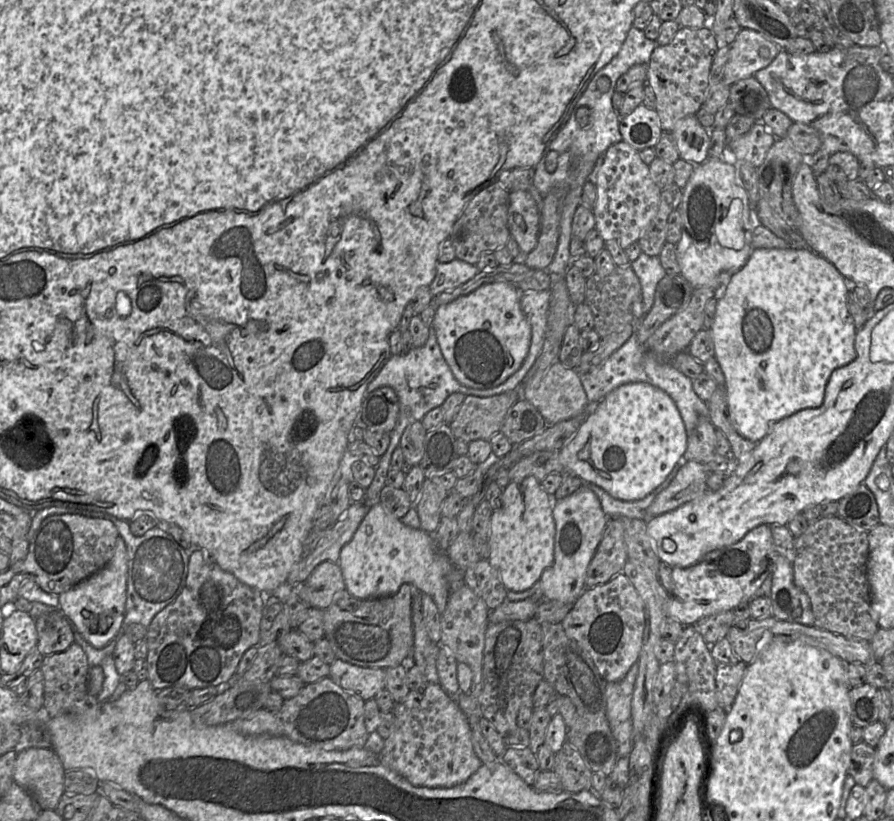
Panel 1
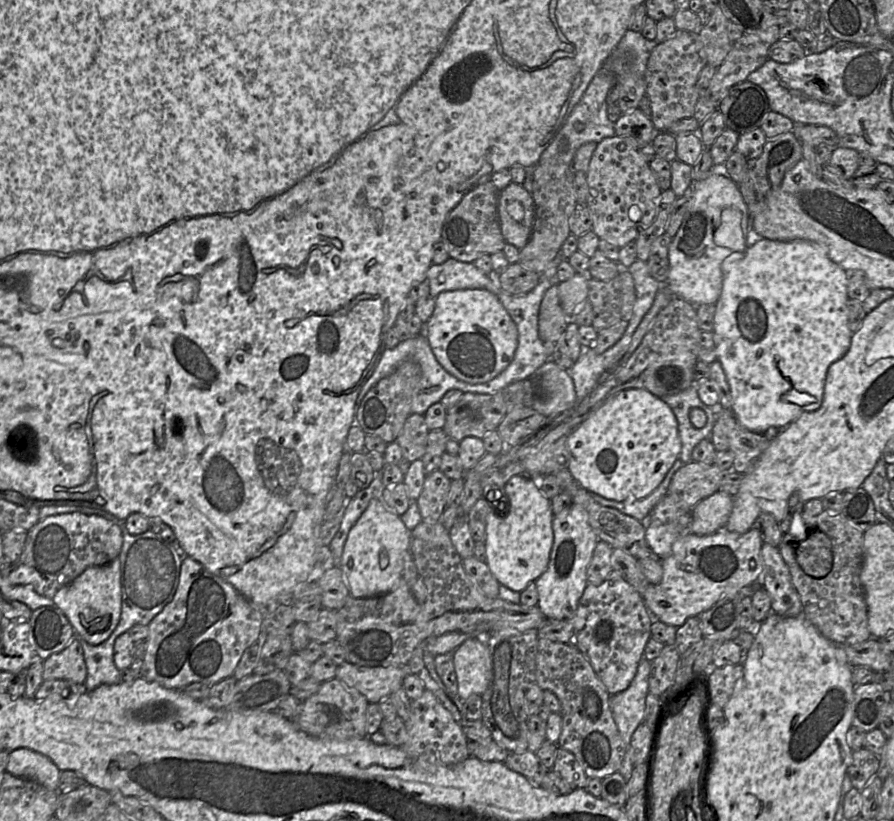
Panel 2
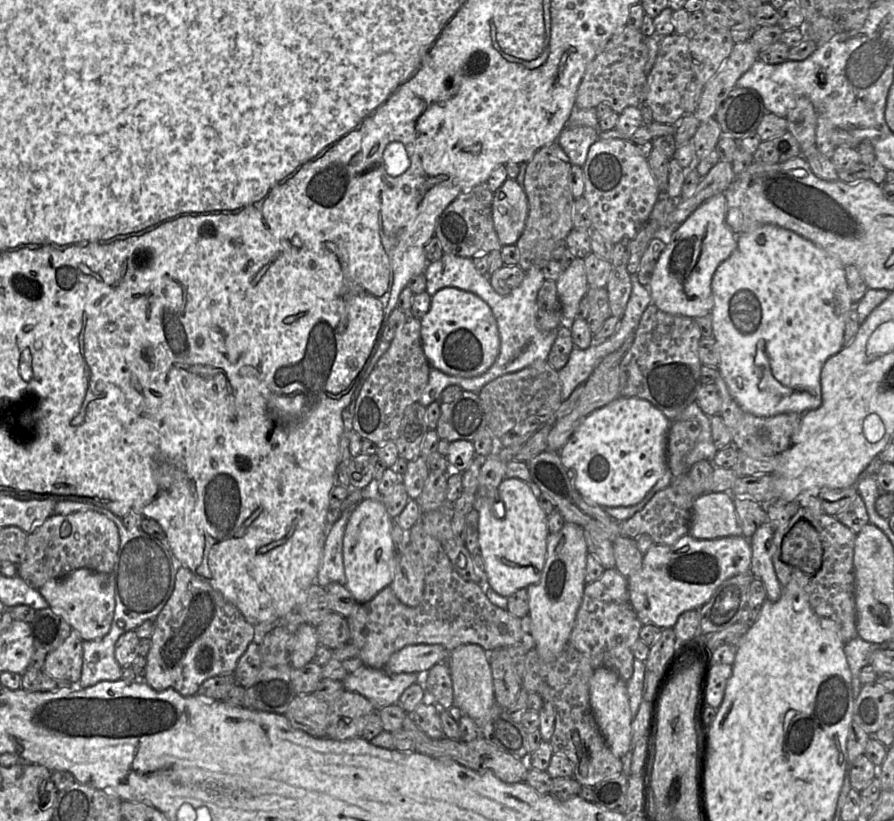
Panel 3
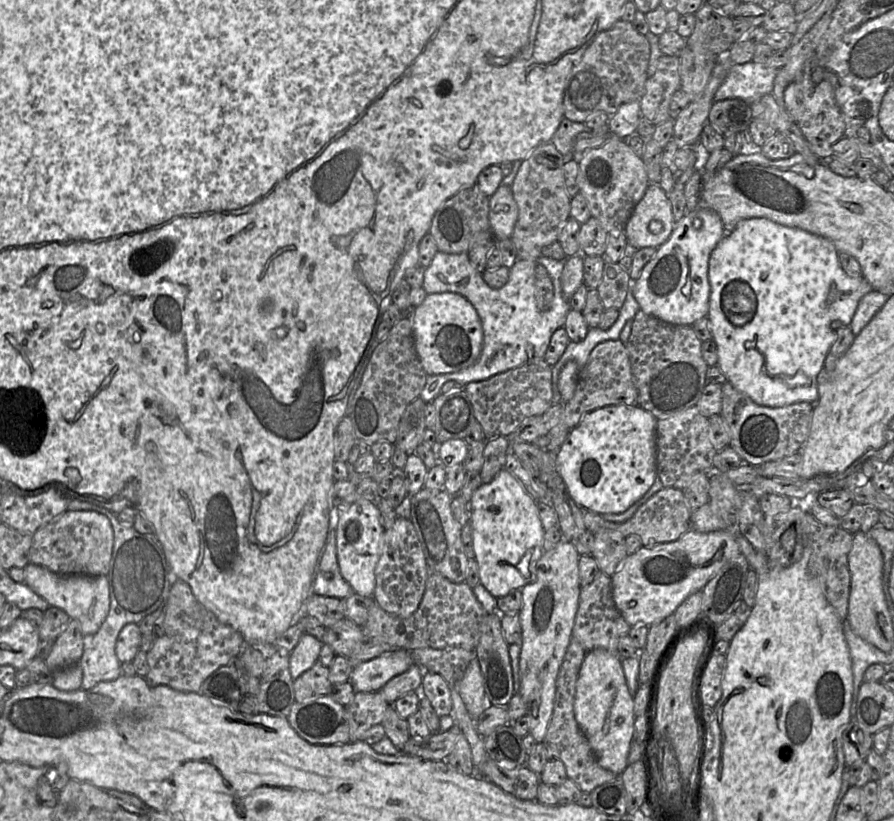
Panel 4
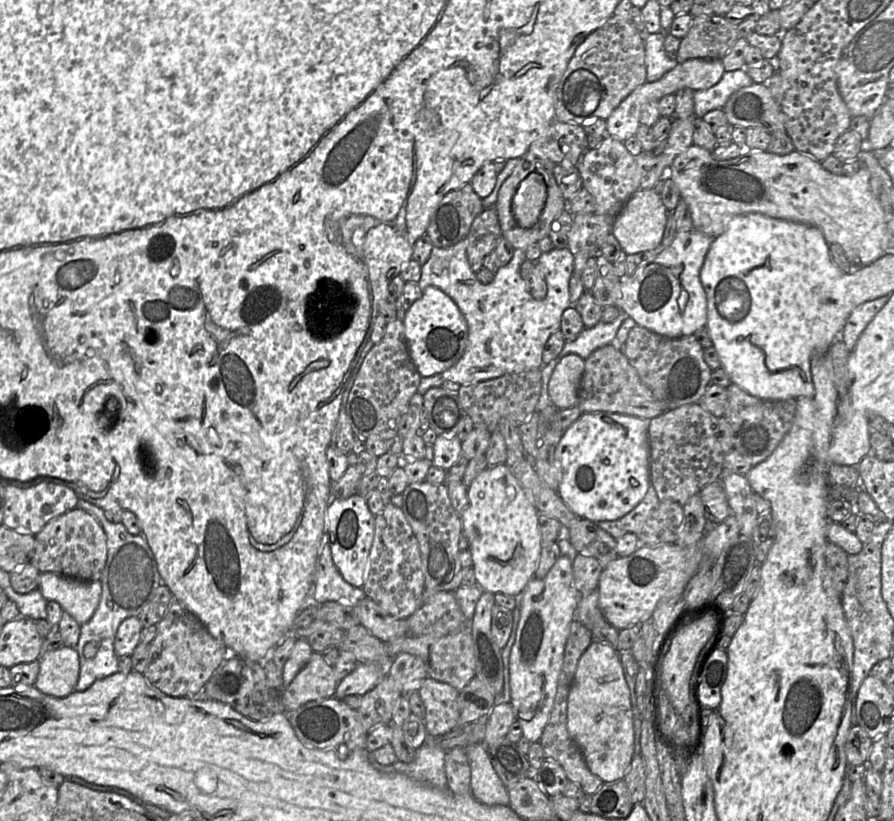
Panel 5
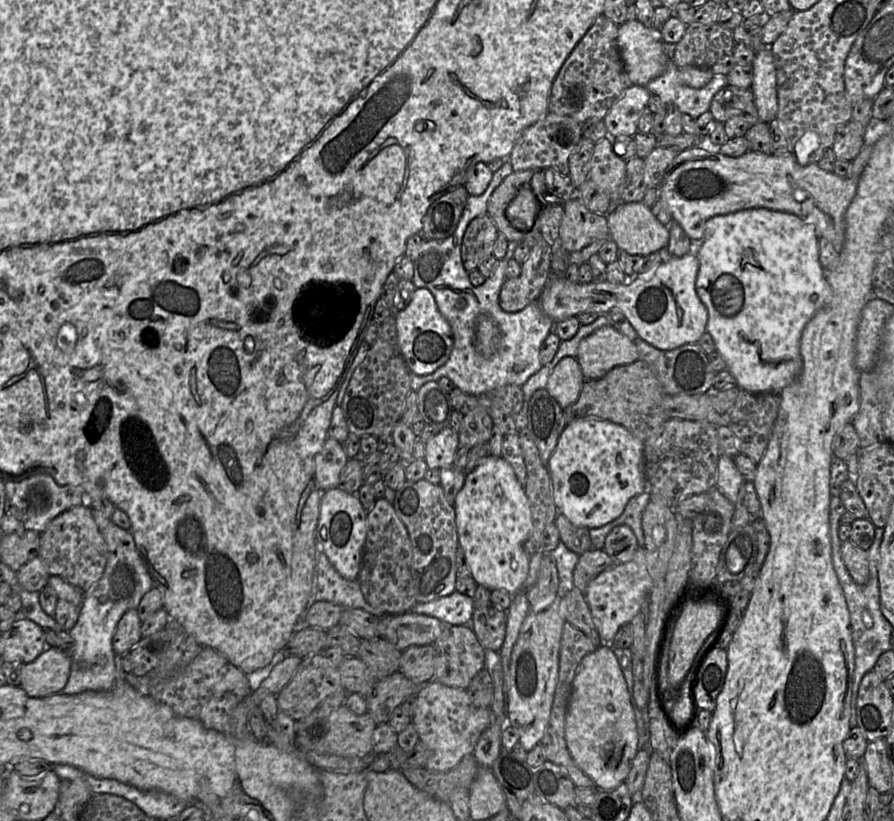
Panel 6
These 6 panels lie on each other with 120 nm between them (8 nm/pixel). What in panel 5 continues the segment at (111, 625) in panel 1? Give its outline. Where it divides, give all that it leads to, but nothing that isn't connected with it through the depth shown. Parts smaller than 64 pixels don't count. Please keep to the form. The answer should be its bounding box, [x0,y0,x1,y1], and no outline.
[38,572,101,625]

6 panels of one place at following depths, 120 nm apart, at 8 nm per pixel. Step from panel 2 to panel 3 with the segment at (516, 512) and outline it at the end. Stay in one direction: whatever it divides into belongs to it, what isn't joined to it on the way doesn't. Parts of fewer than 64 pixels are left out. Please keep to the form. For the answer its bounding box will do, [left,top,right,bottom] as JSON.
[474,478,550,597]

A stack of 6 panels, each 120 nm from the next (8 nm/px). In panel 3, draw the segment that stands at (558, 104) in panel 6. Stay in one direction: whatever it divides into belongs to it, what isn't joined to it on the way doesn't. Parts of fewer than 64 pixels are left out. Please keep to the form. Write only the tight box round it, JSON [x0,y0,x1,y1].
[575,26,648,114]

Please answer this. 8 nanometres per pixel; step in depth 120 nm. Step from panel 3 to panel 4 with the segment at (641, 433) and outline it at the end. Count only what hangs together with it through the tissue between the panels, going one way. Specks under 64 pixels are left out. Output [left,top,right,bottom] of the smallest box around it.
[556,405,657,514]

